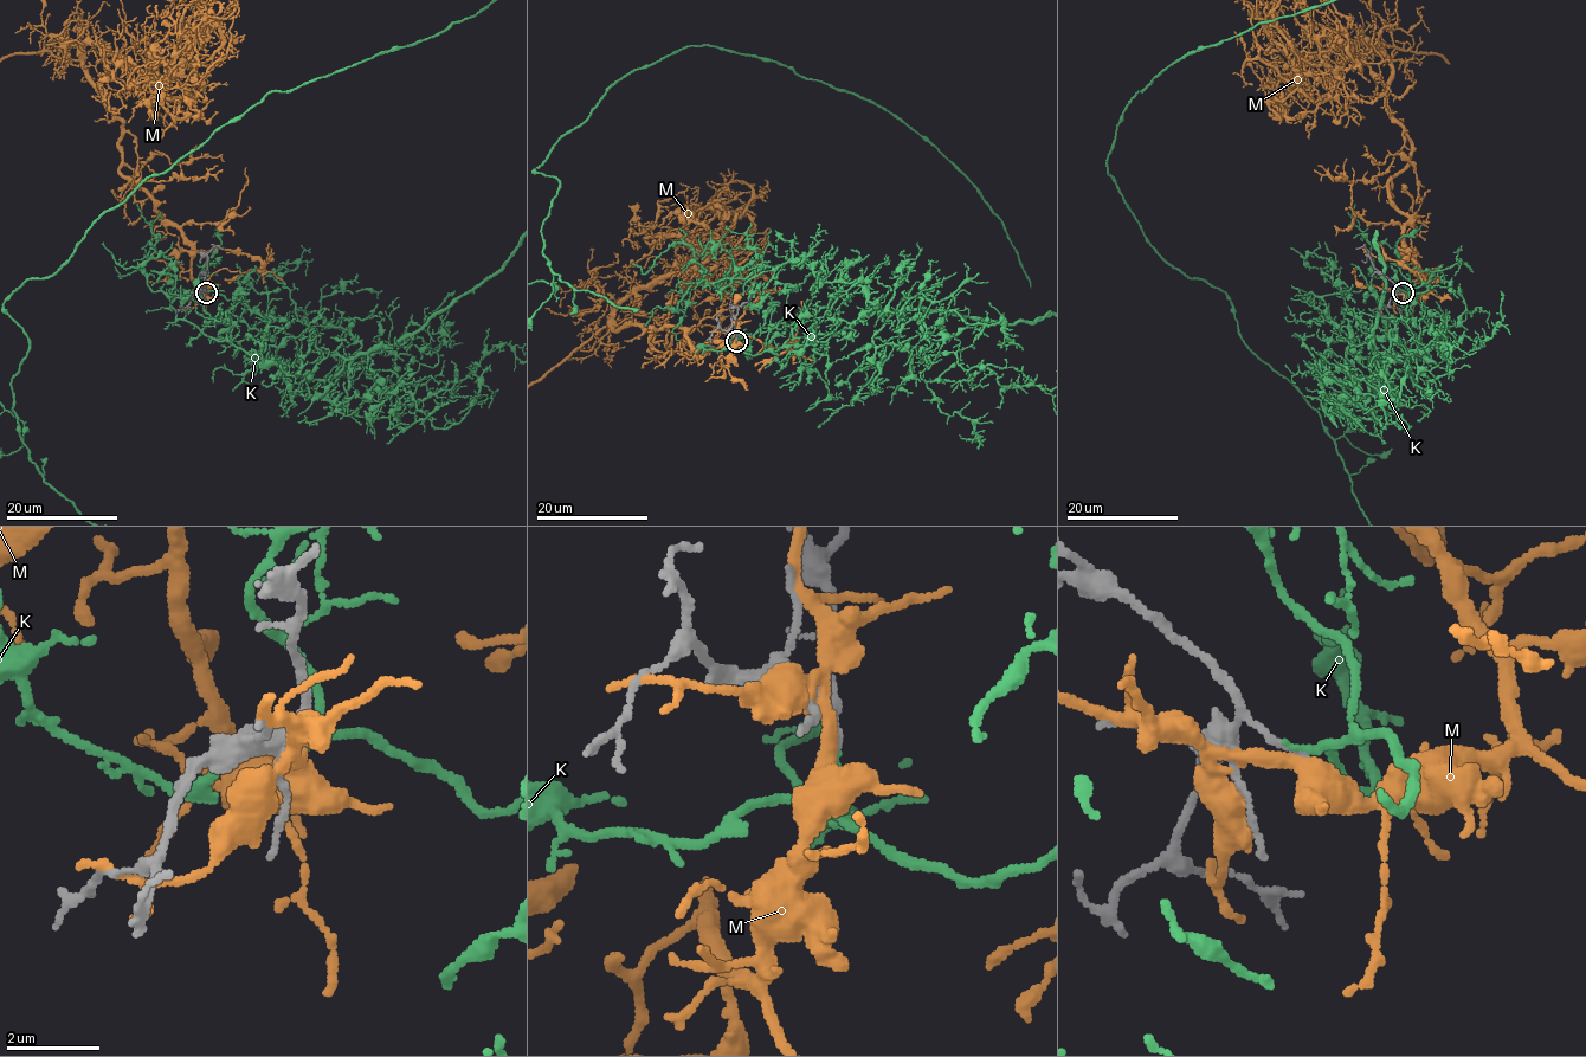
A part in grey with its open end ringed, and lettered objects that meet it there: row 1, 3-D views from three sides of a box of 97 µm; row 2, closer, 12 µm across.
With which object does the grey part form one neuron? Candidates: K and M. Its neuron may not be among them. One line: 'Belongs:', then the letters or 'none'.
Belongs: K

